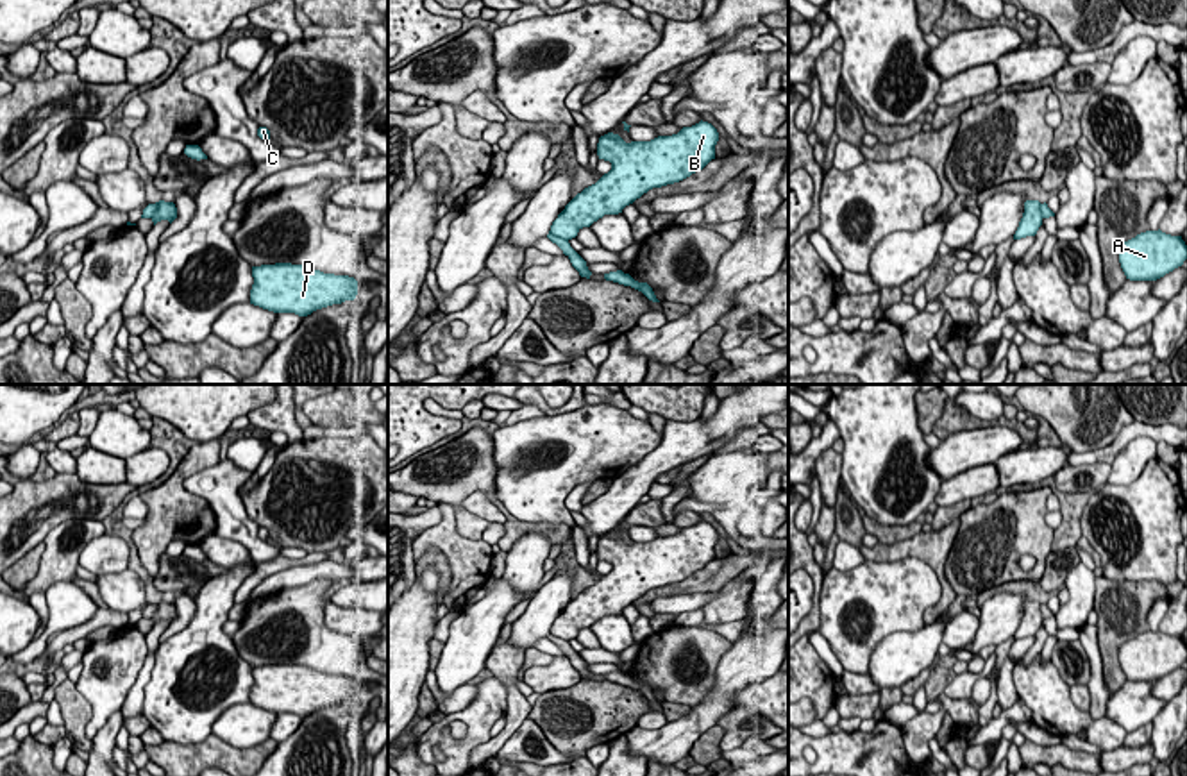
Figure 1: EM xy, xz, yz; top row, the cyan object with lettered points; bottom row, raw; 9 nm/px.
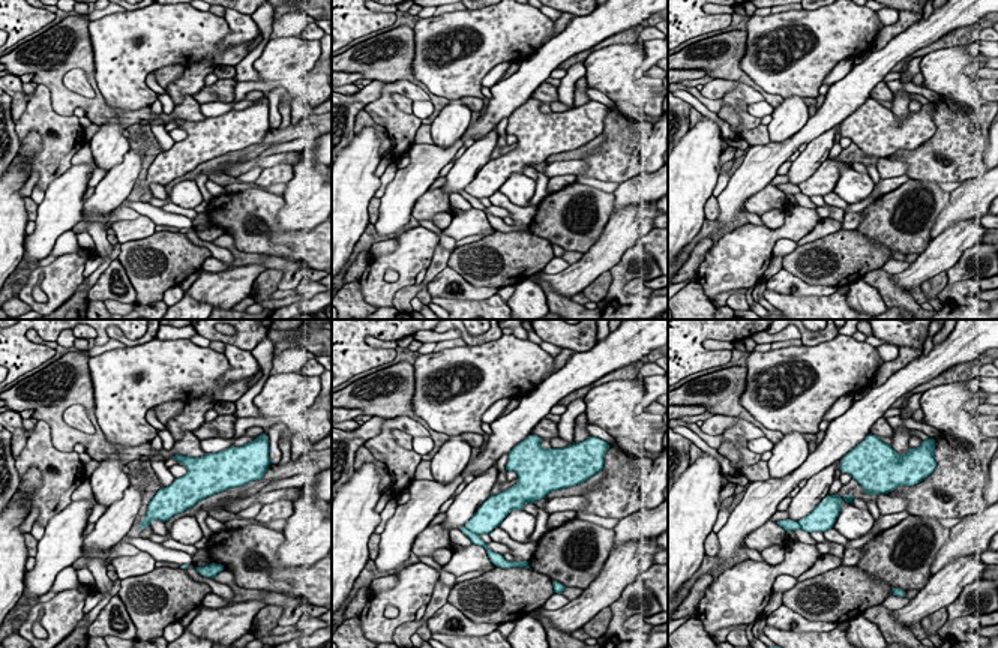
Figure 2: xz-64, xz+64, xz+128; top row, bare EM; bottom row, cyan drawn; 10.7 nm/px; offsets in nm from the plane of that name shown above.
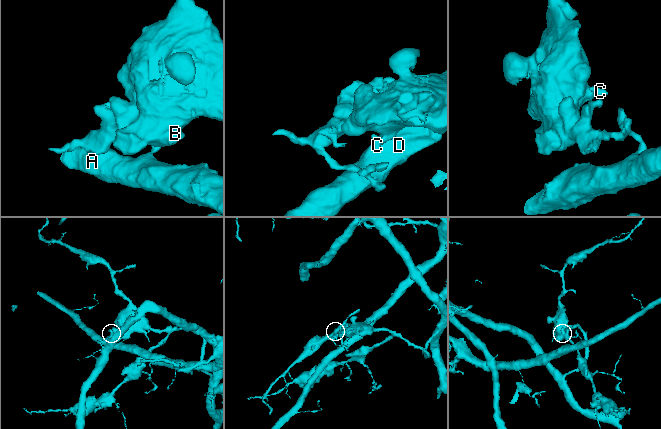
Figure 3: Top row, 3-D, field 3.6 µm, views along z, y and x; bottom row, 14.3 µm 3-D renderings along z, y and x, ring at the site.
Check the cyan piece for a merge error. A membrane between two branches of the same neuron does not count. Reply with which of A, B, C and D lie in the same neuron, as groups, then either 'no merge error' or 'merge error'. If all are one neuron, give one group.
A D / B C | merge error

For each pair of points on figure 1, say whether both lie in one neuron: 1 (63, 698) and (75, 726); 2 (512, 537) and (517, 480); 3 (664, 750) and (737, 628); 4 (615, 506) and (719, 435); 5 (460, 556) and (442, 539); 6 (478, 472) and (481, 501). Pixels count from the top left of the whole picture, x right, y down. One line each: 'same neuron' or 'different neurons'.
1: same neuron
2: different neurons
3: different neurons
4: same neuron
5: same neuron
6: different neurons

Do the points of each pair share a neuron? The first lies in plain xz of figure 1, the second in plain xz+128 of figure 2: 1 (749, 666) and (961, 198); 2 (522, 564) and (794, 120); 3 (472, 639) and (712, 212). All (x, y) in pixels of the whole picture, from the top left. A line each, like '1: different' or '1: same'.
1: different
2: same
3: different

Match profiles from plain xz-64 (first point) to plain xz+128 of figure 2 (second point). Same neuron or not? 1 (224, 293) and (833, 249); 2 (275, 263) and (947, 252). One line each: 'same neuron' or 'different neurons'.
1: different neurons
2: different neurons

